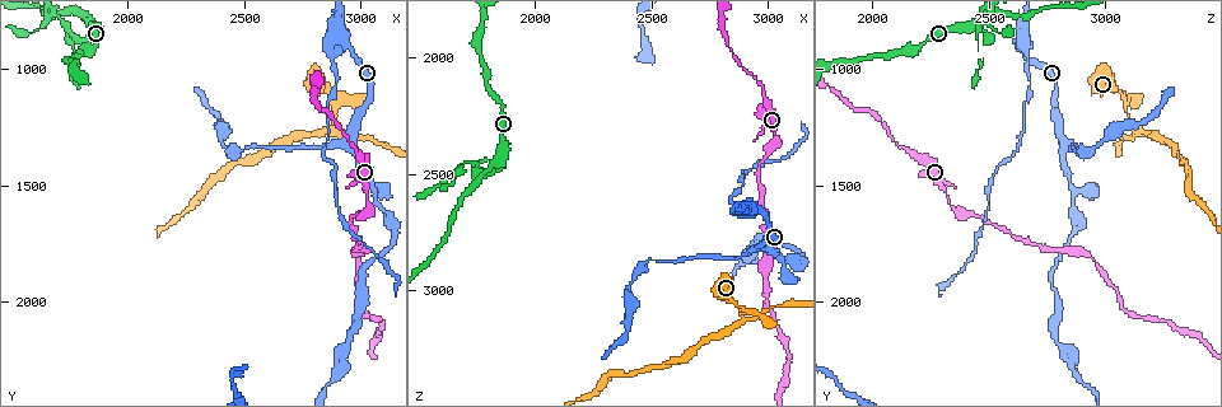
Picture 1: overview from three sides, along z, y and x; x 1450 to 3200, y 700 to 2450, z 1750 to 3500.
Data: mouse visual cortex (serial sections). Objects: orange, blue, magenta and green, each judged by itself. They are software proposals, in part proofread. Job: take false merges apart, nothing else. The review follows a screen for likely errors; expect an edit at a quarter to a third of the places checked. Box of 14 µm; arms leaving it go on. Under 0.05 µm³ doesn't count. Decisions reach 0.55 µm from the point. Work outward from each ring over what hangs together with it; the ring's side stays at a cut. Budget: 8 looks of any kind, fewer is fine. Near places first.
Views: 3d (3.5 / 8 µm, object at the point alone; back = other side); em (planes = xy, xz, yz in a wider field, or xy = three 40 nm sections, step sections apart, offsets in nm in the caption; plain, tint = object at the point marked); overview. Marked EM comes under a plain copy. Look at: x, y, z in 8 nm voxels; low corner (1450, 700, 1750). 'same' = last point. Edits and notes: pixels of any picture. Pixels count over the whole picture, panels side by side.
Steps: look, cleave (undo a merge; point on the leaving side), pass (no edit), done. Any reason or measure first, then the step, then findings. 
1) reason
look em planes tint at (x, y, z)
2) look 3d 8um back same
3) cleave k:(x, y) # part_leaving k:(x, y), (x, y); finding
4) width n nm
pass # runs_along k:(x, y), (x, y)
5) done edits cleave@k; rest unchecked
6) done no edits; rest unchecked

arms part here
look 3d 3.5um at (2890, 1240, 3130)

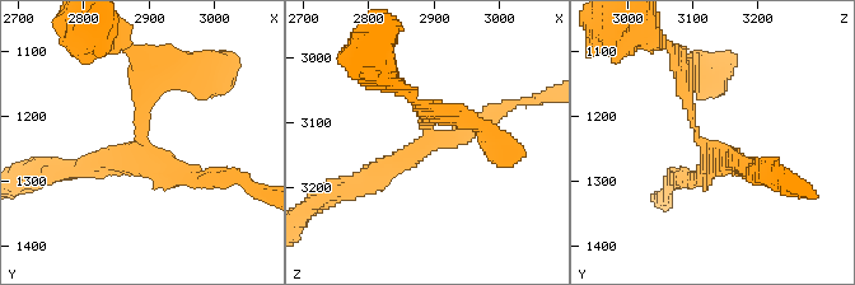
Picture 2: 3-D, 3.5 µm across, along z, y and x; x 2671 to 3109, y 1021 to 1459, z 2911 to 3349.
pass # runs_along 2:(681, 70), (694, 132), (753, 167); all the same cell

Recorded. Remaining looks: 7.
a narrow waist
look 3d 8um at (3030, 1580, 2340)

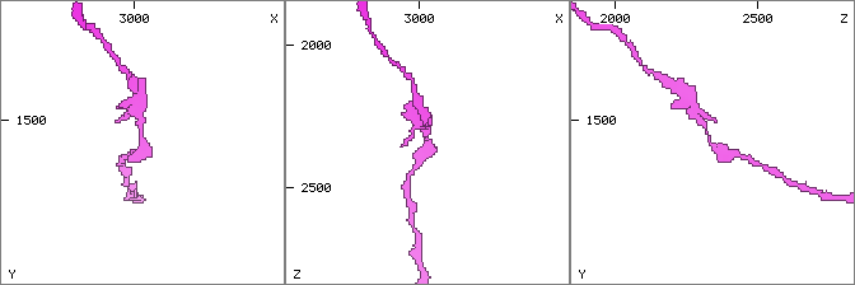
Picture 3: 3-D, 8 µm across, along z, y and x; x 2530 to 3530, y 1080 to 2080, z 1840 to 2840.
zoom in
look 3d 3.5um at (3030, 1570, 2340)

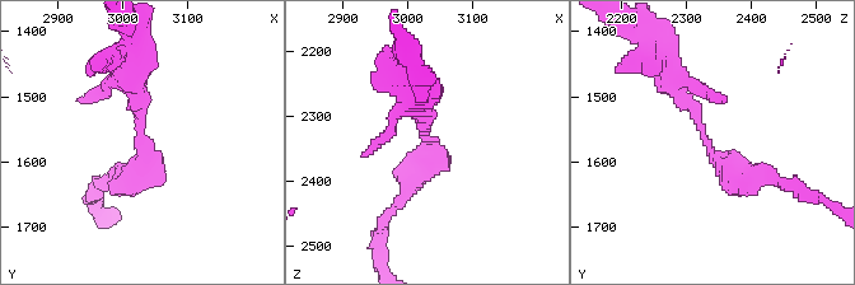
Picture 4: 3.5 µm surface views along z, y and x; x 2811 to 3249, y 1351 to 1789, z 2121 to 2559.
look em xy step 5 tint at (3020, 1570, 2335)

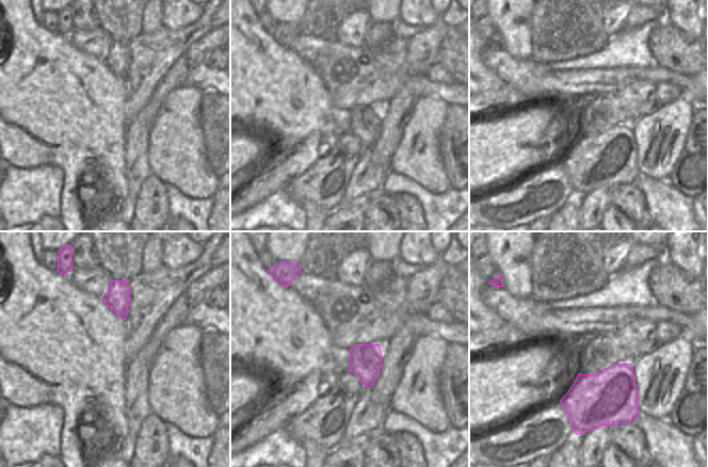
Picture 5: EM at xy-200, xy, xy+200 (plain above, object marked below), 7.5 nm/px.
arm_widths 300, 300 nm
pass # runs_along 4:(668, 66), (716, 159), (760, 176); one cell here

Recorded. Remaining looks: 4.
arms part here
look 3d 3.5um back at (2980, 1280, 2810)

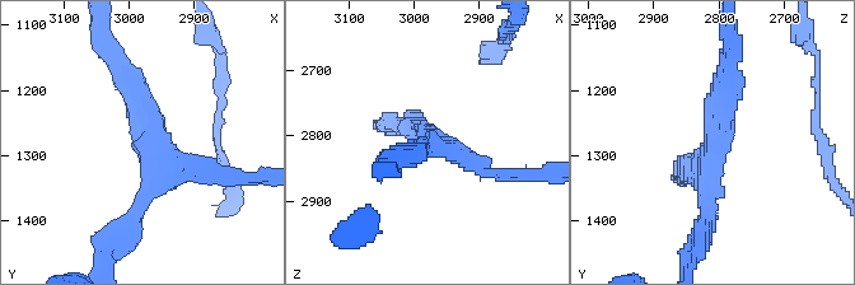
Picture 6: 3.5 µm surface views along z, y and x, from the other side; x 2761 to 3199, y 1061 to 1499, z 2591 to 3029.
pass # runs_along 6:(730, 68), (714, 98), (704, 219); continuous, no second cell

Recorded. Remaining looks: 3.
done no edits; rest unchecked

